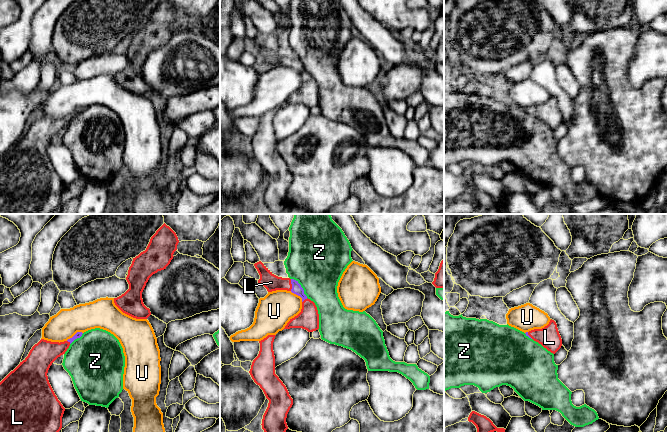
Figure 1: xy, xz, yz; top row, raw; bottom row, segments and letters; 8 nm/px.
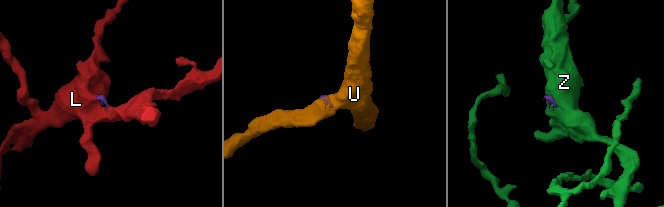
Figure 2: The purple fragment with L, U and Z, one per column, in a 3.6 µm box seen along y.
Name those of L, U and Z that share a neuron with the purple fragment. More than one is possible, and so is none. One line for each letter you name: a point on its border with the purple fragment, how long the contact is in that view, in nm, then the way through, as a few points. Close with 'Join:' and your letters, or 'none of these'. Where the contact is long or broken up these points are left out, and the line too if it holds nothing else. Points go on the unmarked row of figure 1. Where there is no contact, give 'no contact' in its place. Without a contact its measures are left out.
L: contact xz (292, 61); length 100 nm; way xz (296, 63), (292, 61), (271, 58)
Join: L

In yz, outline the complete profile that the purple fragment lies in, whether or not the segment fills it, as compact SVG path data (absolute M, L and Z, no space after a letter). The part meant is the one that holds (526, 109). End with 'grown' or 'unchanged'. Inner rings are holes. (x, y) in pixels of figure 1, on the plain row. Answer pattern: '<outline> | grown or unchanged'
M552 95L544 104L534 105L525 110L553 130L555 130L562 122L562 115L558 107L557 100Z | grown

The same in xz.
M261 37L255 39L254 42L260 51L260 55L258 56L259 61L264 62L268 68L287 66L302 74L301 88L290 95L284 105L302 104L308 108L319 105L319 90L317 83L315 79L304 70L304 66L298 57L274 51Z | grown

